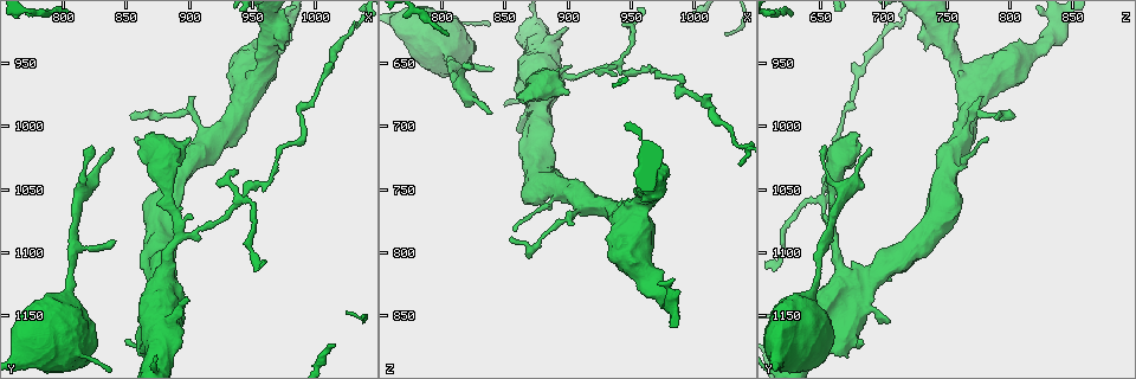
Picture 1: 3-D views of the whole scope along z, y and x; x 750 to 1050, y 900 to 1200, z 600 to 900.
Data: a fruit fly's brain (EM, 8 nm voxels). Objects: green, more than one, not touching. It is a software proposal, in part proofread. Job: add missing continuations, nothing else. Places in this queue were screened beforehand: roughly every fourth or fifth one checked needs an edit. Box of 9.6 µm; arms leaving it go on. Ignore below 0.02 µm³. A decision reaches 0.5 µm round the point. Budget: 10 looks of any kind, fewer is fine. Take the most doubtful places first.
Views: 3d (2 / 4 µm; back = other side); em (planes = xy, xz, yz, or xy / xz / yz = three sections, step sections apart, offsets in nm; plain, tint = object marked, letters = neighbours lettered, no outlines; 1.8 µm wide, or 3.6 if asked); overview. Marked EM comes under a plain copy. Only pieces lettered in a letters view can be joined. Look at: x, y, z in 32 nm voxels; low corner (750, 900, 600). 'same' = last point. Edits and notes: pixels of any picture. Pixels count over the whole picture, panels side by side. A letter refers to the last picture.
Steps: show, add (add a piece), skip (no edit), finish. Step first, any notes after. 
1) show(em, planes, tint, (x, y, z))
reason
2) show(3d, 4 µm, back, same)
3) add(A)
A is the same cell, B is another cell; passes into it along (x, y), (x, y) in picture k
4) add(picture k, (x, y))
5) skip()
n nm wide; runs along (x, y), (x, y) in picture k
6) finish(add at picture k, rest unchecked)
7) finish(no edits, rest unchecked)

show(em, planes, letters, (840, 1016, 688))
thin end

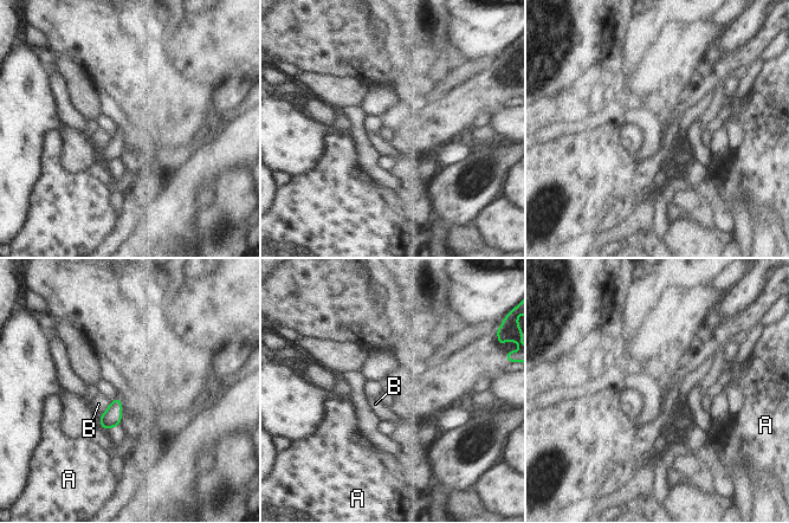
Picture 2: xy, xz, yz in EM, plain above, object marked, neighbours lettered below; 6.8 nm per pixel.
skip()
100 nm wide; B touches over 130 nm; A and B are other cells; no lettered piece goes on from it

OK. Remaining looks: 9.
show(em, xy, step 16, tint, (850, 1168, 684))
branch stops here

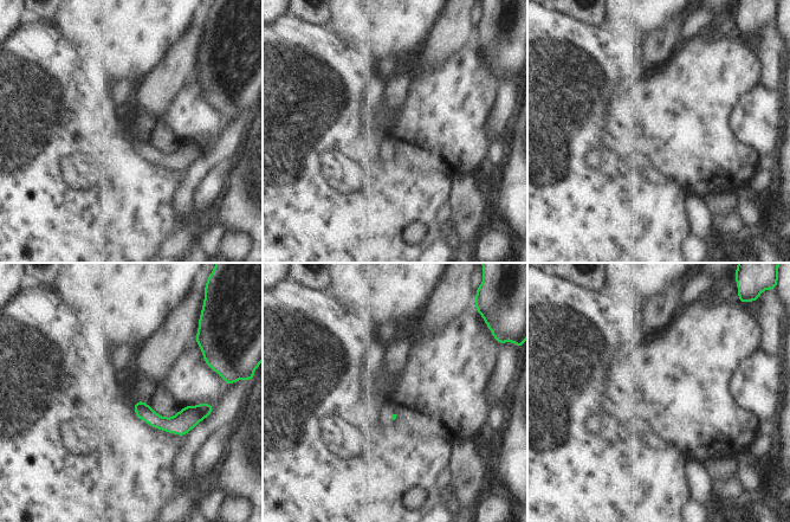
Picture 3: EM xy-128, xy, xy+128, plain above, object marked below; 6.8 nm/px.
show(em, planes, letters, same)
cut it another way

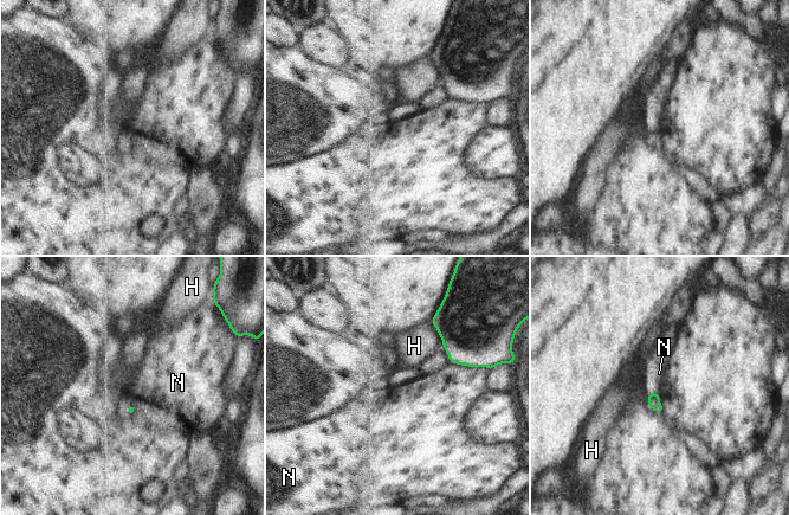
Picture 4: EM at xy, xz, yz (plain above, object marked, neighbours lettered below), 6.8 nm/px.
skip()
H and N are other cells; border along (450, 362), (477, 367) in picture 4; none of them fits

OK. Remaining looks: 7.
show(3d, 4 µm, (938, 1036, 658))

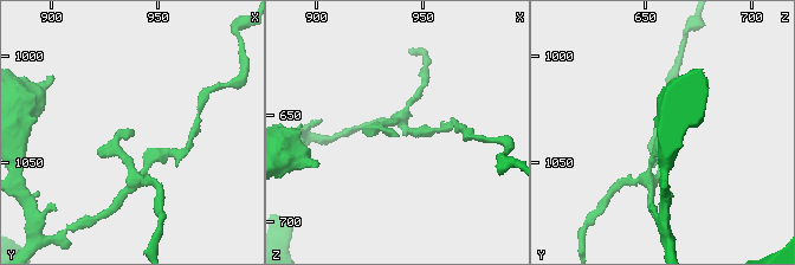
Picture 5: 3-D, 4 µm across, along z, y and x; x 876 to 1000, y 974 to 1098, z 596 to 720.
show(em, 3.6 µm, yz, step 16, letters, (937, 1035, 662))

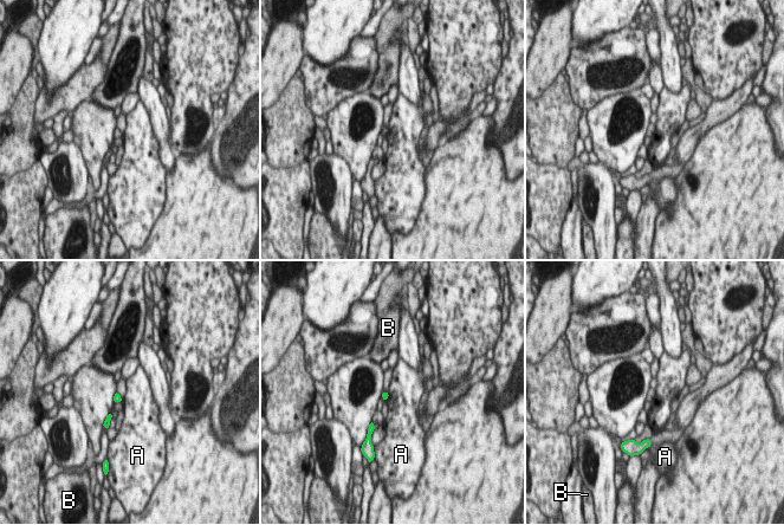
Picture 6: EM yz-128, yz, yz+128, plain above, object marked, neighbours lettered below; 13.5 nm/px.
skip()
A and B are other cells; no lettered piece goes on from it

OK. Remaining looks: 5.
show(3d, 2 µm, (860, 1010, 786))
thin end

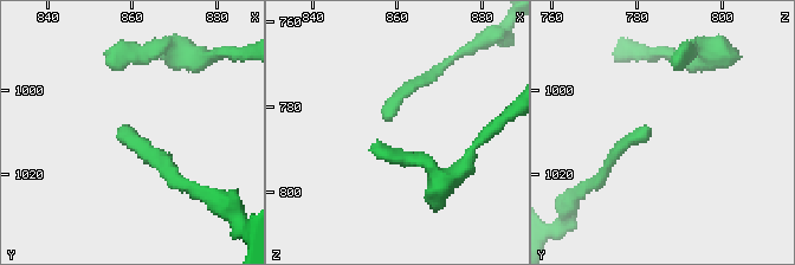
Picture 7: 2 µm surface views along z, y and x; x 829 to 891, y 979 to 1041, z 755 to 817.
show(em, planes, letters, (859, 1010, 784))
shape alone is not enough

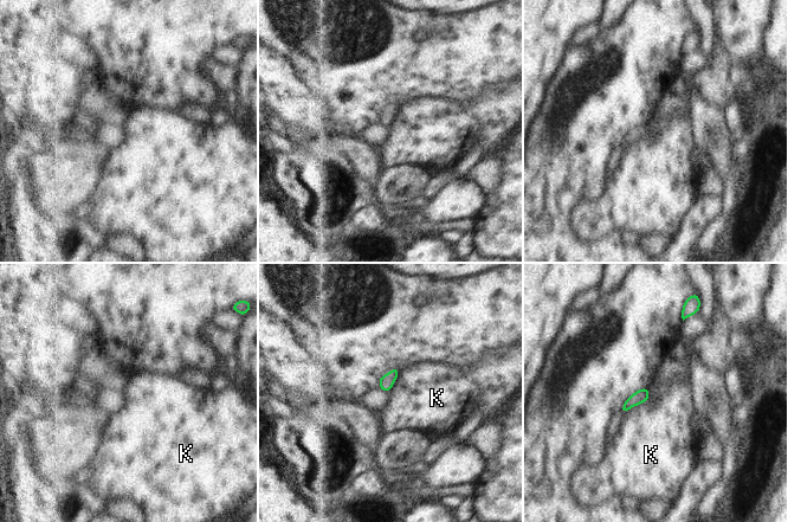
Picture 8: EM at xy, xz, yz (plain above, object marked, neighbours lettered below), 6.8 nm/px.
skip()
K is another cell; none of them fits

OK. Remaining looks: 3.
finish(no edits, rest unchecked)

